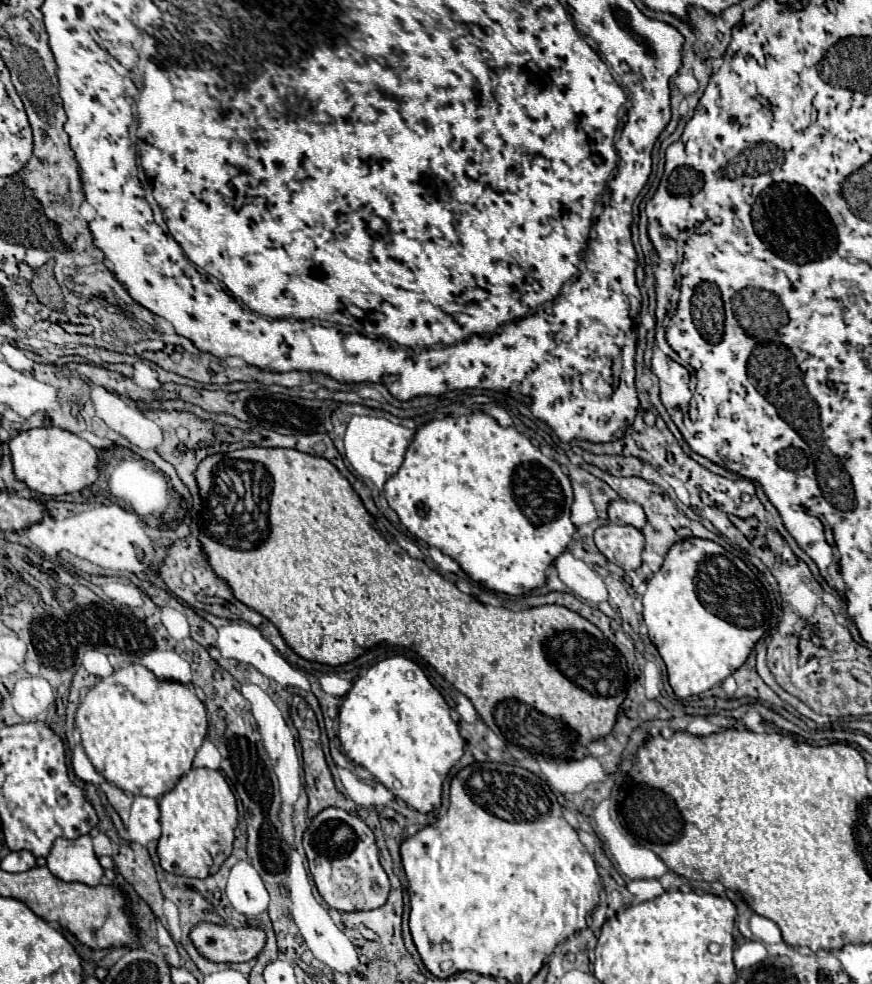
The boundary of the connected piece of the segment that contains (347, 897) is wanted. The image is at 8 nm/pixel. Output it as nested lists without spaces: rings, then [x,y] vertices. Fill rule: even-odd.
[[[327,807],[311,819],[311,825],[303,833],[303,847],[305,847],[309,871],[313,875],[317,891],[321,893],[321,897],[325,899],[325,903],[329,907],[339,909],[339,911],[371,911],[371,909],[385,905],[387,895],[389,895],[389,879],[379,863],[379,851],[375,845],[373,831],[367,827],[367,823],[363,819],[359,819],[357,815],[351,815],[343,809]],[[327,821],[349,825],[355,833],[355,839],[347,841],[343,847],[339,847],[335,851],[329,849],[325,843],[321,843],[321,837],[327,837],[327,833],[331,833],[331,829],[329,829],[321,835],[321,827],[327,829]]]

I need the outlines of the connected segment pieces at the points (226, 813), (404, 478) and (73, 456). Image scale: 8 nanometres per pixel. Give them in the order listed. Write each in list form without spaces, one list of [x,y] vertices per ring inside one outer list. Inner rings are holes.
[[[191,769],[187,775],[181,777],[181,781],[175,785],[173,791],[165,793],[159,799],[159,809],[161,809],[161,827],[163,833],[159,837],[157,845],[157,855],[161,859],[161,867],[167,873],[173,875],[183,875],[183,877],[209,877],[219,871],[223,861],[231,855],[233,849],[233,839],[235,839],[235,827],[237,827],[237,803],[235,797],[221,775],[221,771],[207,771],[207,769]]]
[[[471,413],[471,415],[461,415],[461,417],[445,417],[445,419],[431,419],[425,425],[421,425],[405,453],[405,461],[399,467],[399,471],[385,483],[383,495],[389,503],[389,507],[399,515],[401,523],[419,539],[423,539],[429,547],[437,547],[441,553],[453,557],[463,571],[467,571],[477,583],[491,591],[501,591],[507,595],[523,595],[535,587],[541,587],[545,583],[545,571],[551,567],[553,559],[567,549],[571,543],[571,535],[575,533],[575,527],[569,519],[569,509],[571,509],[571,481],[563,473],[561,465],[549,457],[545,457],[531,441],[515,431],[515,427],[499,427],[493,417],[487,413]]]
[[[39,427],[21,431],[17,437],[9,441],[9,447],[15,477],[41,495],[57,497],[73,491],[83,491],[99,479],[97,449],[89,445],[85,439],[73,435],[71,431],[59,427]]]

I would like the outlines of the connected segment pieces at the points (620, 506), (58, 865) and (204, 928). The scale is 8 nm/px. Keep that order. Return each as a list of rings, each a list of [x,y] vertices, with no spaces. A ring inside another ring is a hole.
[[[617,499],[609,503],[609,523],[613,525],[633,525],[635,529],[641,529],[645,525],[645,513],[641,505]]]
[[[81,835],[73,841],[57,839],[47,855],[47,867],[63,881],[79,881],[89,887],[95,887],[103,875],[89,835]]]
[[[201,921],[189,933],[197,951],[209,961],[241,963],[259,955],[265,945],[265,931],[257,927],[227,927]]]

